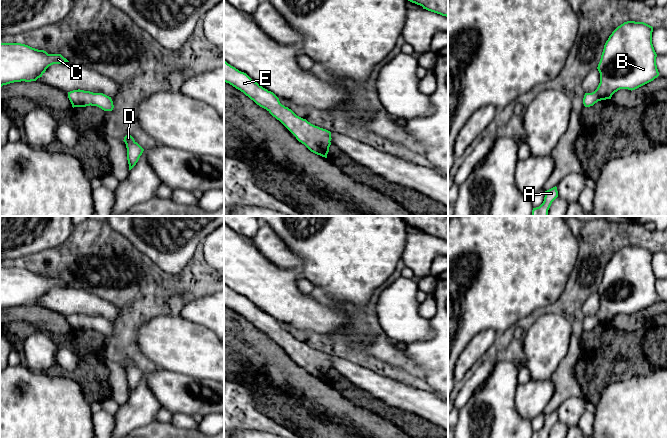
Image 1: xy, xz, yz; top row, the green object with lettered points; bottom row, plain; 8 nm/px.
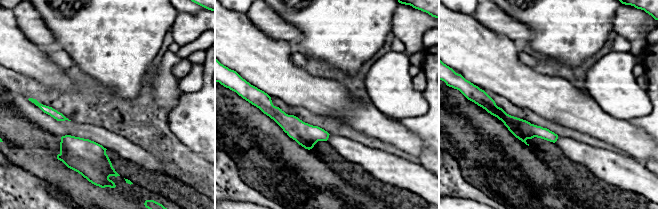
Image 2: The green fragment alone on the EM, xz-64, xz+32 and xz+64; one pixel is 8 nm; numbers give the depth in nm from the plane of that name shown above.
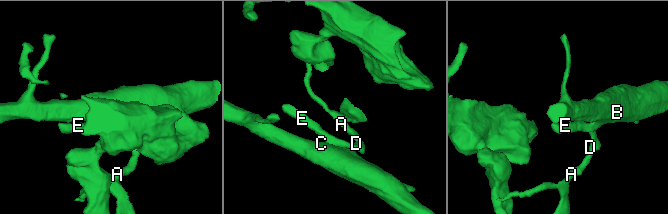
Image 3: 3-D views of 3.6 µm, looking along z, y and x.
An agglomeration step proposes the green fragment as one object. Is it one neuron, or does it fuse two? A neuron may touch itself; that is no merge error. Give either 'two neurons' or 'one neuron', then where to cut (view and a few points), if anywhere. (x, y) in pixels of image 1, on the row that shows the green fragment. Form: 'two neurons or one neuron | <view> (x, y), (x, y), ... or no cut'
one neuron | no cut

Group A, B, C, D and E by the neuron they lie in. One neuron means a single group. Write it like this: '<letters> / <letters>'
A B C D E

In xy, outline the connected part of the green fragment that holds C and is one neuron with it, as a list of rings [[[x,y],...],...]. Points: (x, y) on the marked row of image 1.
[[[0,43],[0,87],[14,82],[31,82],[42,77],[53,64],[69,62],[61,54],[48,54],[21,43]]]

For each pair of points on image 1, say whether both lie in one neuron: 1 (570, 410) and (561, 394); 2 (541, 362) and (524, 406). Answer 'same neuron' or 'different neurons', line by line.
1: different neurons
2: different neurons

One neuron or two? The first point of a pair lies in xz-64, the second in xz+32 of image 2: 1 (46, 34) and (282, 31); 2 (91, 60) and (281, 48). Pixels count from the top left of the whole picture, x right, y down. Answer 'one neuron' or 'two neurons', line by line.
1: one neuron
2: two neurons

